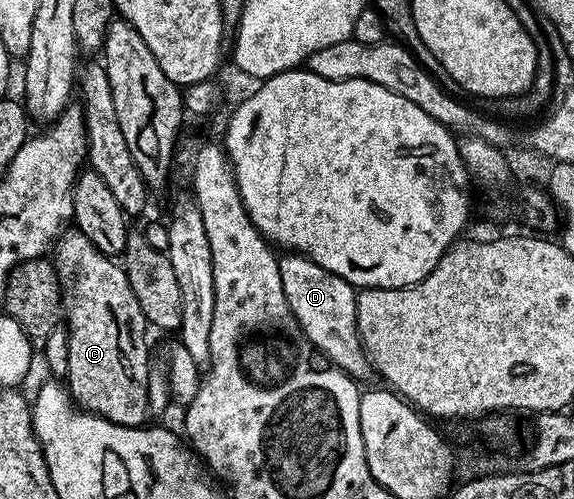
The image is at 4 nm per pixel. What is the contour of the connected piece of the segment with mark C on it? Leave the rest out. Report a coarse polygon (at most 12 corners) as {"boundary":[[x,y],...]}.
{"boundary":[[78,229],[53,248],[66,386],[122,427],[149,419],[149,324]]}

